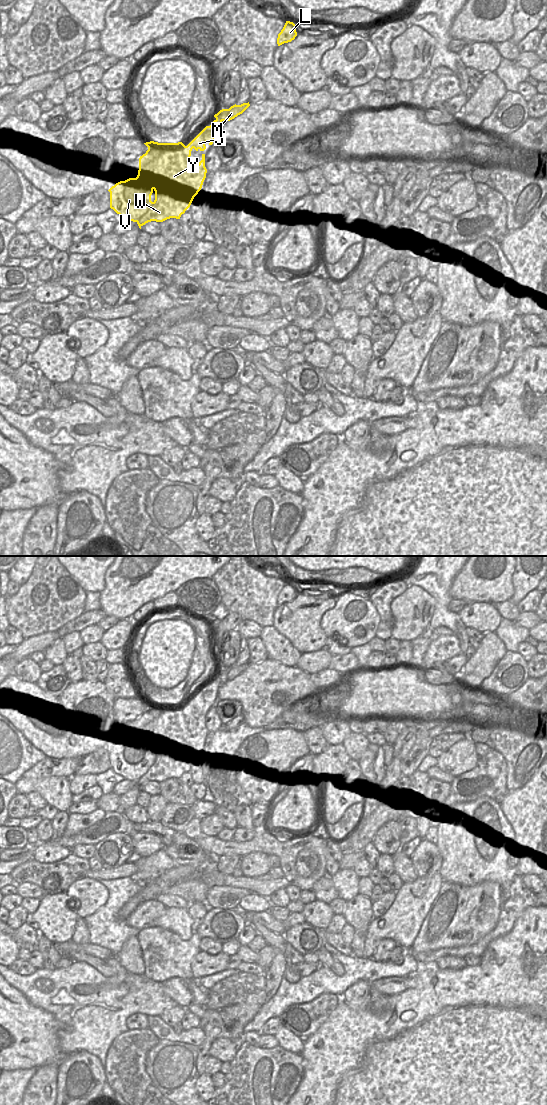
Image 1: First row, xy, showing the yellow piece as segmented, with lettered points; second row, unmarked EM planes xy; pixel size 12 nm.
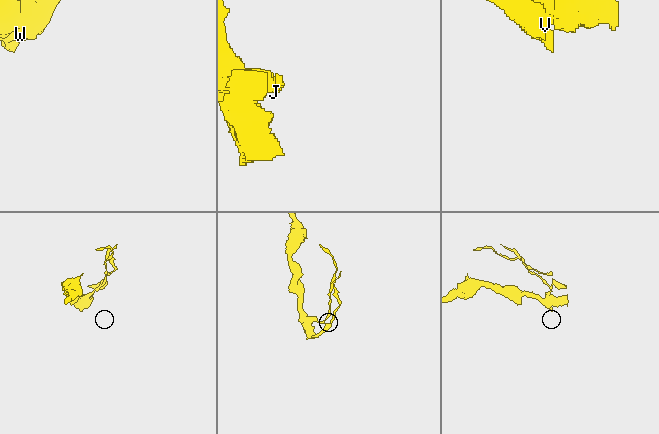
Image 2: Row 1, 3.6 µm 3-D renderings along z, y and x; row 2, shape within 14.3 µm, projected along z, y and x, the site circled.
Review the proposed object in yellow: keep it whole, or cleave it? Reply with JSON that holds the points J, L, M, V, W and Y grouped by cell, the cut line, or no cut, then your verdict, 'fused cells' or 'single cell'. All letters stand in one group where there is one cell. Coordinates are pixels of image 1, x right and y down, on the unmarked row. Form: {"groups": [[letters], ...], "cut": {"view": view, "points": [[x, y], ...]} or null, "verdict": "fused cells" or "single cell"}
{"groups": [["J", "V", "W", "Y"], ["L", "M"]], "cut": {"view": "xy", "points": [[216, 679], [222, 680]]}, "verdict": "fused cells"}

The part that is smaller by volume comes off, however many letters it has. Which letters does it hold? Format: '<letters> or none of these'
L, M

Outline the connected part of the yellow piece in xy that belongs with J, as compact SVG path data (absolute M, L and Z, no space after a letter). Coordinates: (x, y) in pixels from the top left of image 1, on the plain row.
M214 680L210 686L206 686L187 706L182 702L178 703L158 703L154 701L144 703L148 710L139 718L139 730L136 738L129 738L120 741L112 746L110 752L110 768L124 779L136 782L141 789L148 782L163 782L170 778L180 779L181 775L190 767L194 757L201 750L206 738L207 729L205 727L205 714L198 725L189 722L191 711L204 711L205 703L212 705L215 701L218 689L222 686L222 680Z

